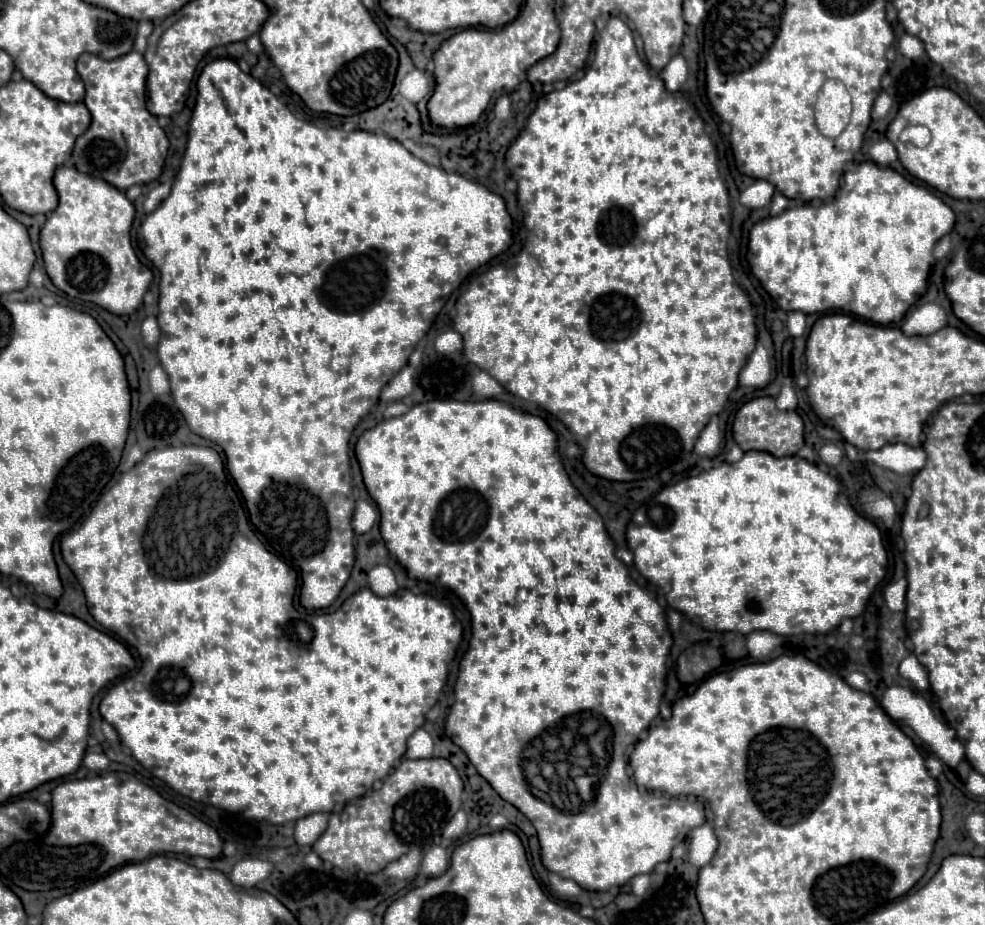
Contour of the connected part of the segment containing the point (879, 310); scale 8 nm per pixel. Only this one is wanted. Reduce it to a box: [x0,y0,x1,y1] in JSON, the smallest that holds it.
[746,161,954,325]

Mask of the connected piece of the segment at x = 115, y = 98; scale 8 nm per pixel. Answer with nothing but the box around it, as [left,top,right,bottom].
[72,51,168,189]

